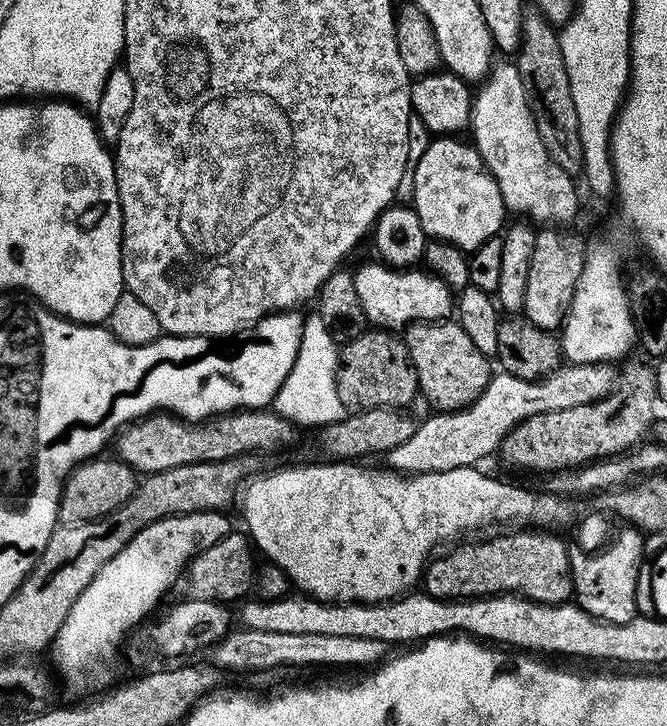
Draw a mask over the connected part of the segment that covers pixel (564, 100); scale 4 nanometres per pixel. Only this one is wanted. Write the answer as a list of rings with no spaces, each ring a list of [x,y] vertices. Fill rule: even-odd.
[[[537,10],[525,11],[522,18],[522,38],[520,49],[514,53],[514,63],[522,78],[522,86],[526,90],[526,98],[530,110],[534,114],[534,122],[538,126],[538,134],[554,162],[562,166],[568,176],[579,177],[584,170],[582,158],[582,138],[578,134],[578,110],[574,110],[574,97],[570,95],[570,74],[566,74],[566,58],[562,58],[562,46],[557,29]]]

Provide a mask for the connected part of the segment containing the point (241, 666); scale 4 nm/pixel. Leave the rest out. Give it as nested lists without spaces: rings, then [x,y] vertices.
[[[243,626],[229,631],[227,636],[211,648],[207,649],[206,656],[211,663],[221,670],[230,668],[234,672],[262,672],[266,668],[280,668],[283,664],[296,666],[364,666],[377,665],[389,655],[390,645],[374,638],[335,637],[332,634],[277,634],[271,630],[254,630]]]

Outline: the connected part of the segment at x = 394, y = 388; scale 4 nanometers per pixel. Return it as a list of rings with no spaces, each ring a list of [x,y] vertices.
[[[365,330],[360,336],[343,345],[338,352],[336,365],[336,385],[338,398],[349,413],[365,412],[371,408],[407,409],[412,399],[417,399],[416,371],[412,359],[408,357],[408,348],[403,339],[392,330]]]

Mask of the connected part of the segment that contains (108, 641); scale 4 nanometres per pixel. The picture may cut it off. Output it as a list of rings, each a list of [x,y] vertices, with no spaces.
[[[219,511],[162,518],[134,534],[134,538],[130,538],[130,542],[126,542],[126,546],[122,546],[122,550],[118,550],[118,554],[94,574],[94,582],[78,594],[78,602],[70,606],[62,630],[58,630],[50,645],[52,660],[65,686],[76,698],[99,693],[113,683],[111,660],[115,658],[120,643],[123,640],[125,643],[126,634],[157,611],[155,608],[160,599],[175,586],[179,576],[181,579],[185,575],[188,563],[199,552],[214,546],[214,542],[233,531],[234,524],[224,516],[227,515]]]

